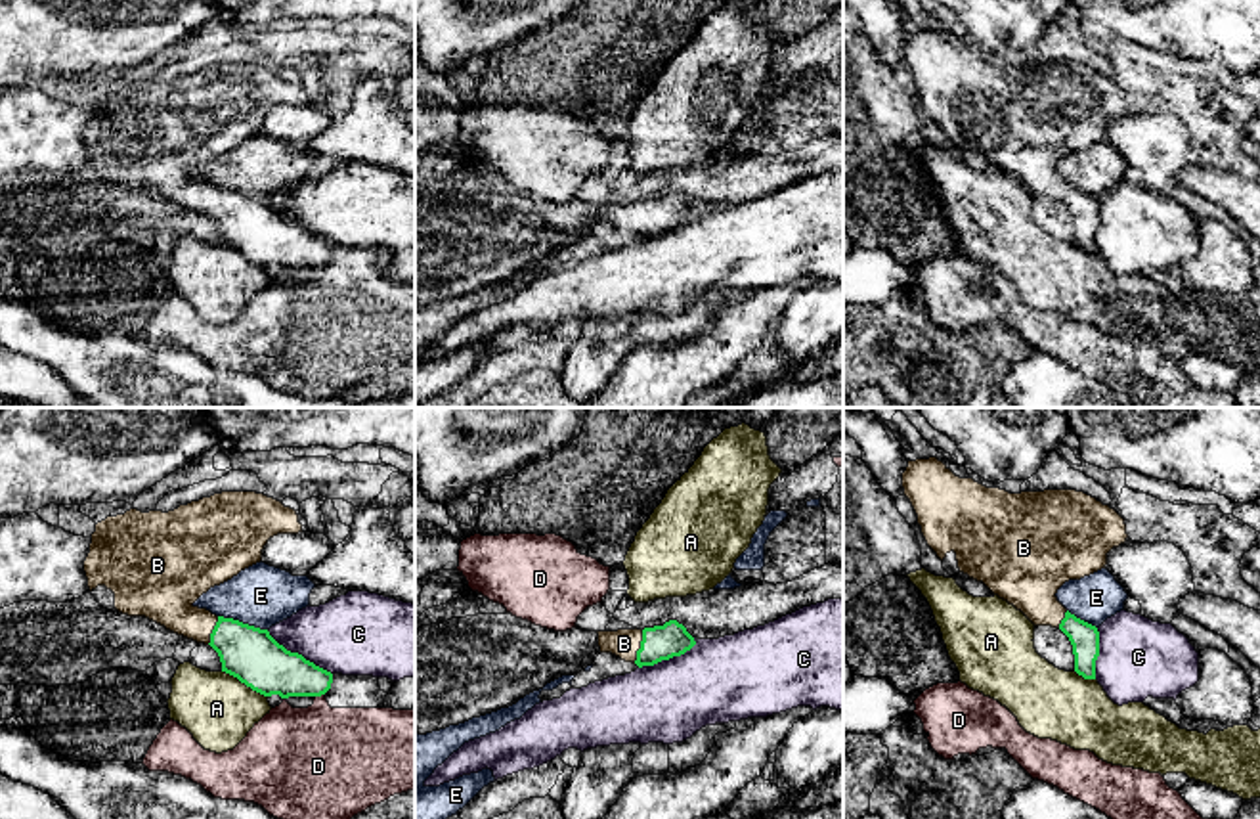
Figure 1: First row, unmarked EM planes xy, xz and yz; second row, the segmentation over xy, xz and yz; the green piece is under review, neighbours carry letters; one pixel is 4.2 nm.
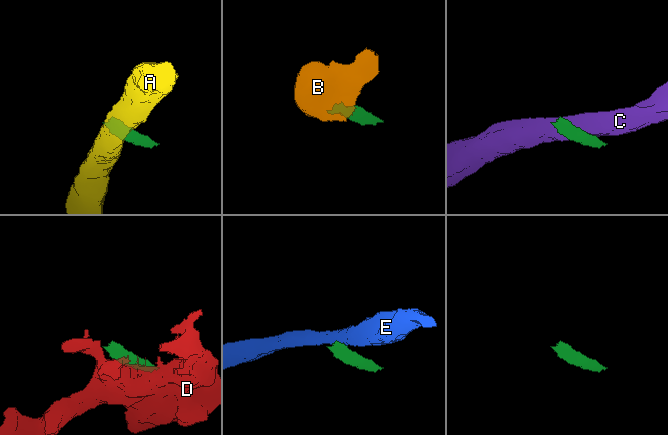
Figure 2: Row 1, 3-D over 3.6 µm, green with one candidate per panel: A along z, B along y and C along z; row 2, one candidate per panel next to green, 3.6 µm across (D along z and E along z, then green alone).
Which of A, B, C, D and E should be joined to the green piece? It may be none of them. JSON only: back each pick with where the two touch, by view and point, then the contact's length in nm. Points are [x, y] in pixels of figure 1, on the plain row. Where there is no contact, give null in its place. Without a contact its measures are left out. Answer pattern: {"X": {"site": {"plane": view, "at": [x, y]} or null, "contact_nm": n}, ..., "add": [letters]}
{"B": {"site": {"plane": "xz", "at": [641, 219]}, "contact_nm": 150}, "add": ["B"]}

